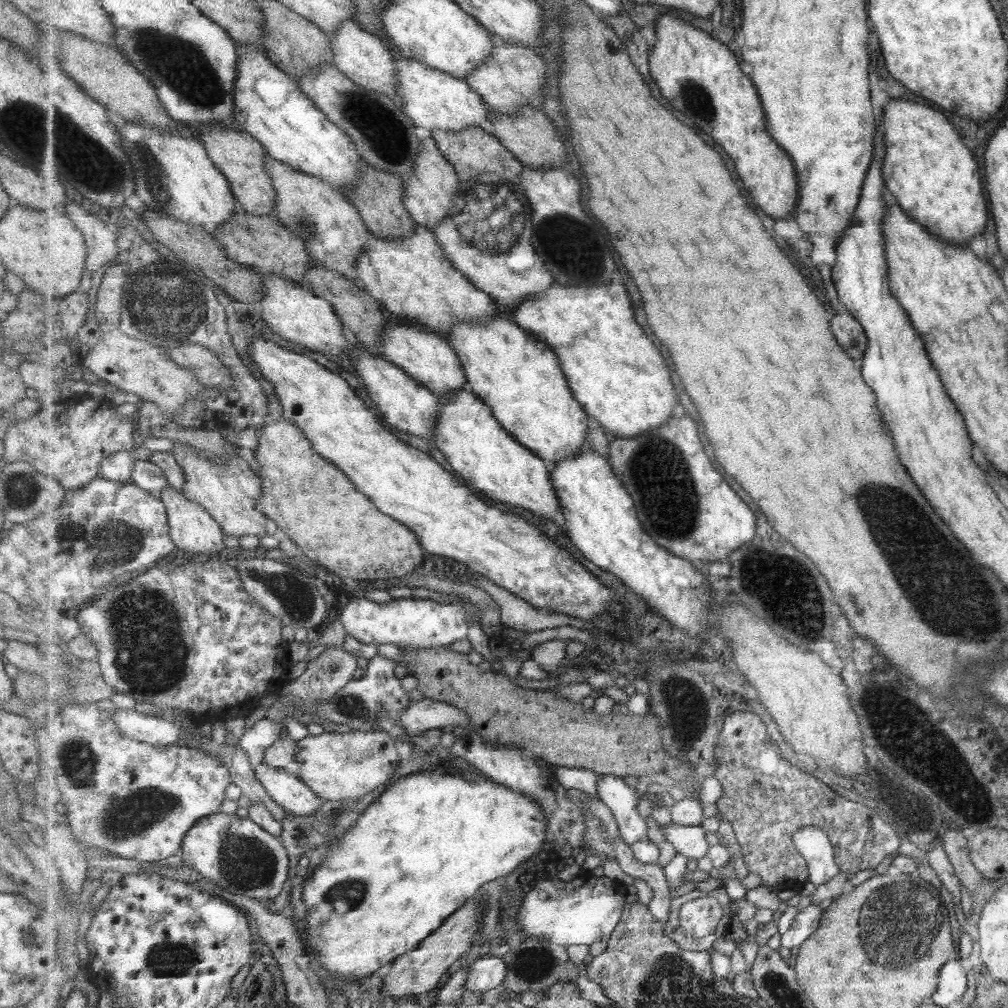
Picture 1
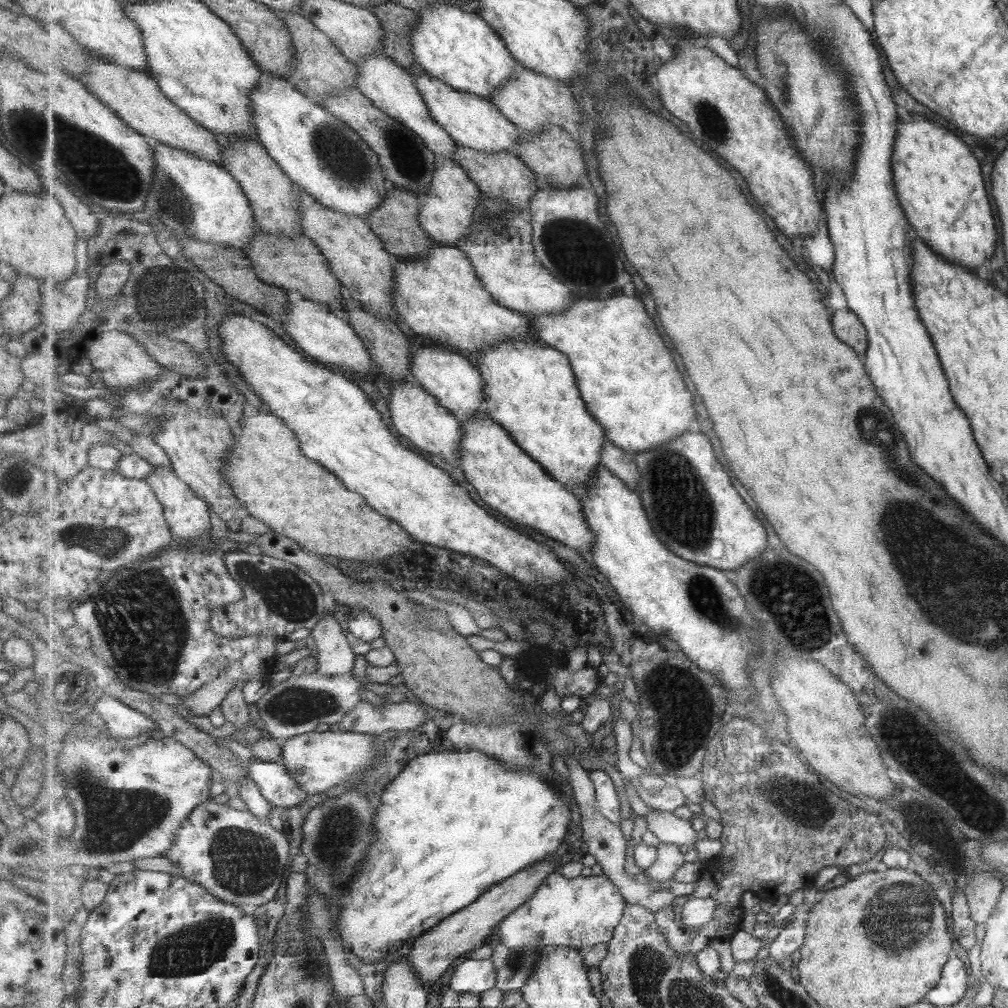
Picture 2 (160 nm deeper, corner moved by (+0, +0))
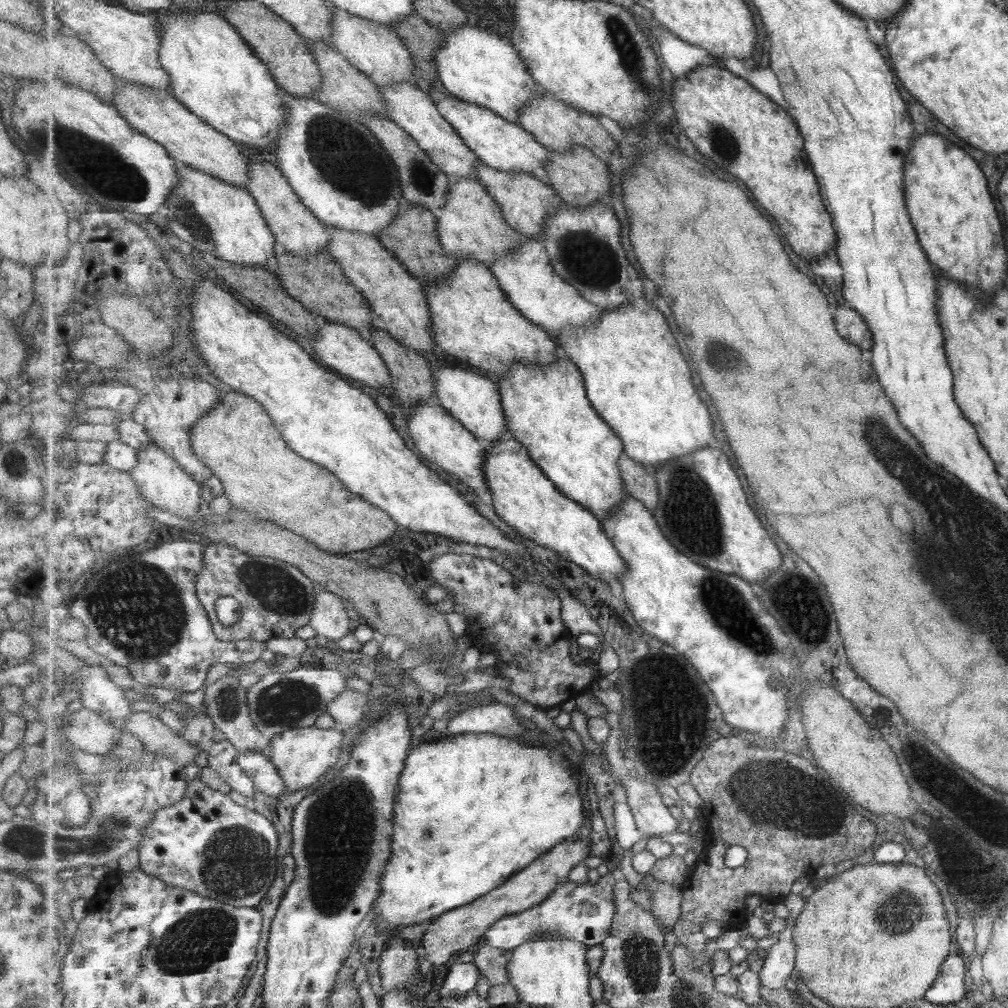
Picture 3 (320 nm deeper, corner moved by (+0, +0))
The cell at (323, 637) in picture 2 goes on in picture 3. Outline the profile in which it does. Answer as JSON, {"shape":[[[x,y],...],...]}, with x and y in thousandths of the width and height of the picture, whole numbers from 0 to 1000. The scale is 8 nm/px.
{"shape":[[[314,583],[313,601],[308,619],[316,631],[334,637],[348,625],[345,602],[339,591]]]}

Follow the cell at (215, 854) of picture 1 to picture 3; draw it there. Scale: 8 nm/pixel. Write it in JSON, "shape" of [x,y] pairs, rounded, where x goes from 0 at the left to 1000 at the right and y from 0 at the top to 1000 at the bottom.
{"shape":[[[197,773],[188,775],[183,794],[162,802],[151,812],[152,817],[144,821],[144,835],[137,846],[138,862],[146,868],[167,875],[186,884],[207,891],[215,891],[229,900],[254,900],[269,885],[271,876],[278,869],[279,848],[275,847],[277,829],[269,813],[252,804],[245,804],[229,794],[229,790],[211,784]]]}

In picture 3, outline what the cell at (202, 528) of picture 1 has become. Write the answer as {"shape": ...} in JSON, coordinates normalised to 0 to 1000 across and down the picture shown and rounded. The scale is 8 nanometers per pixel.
{"shape":[[[152,440],[137,446],[136,462],[131,464],[129,469],[134,474],[136,483],[140,484],[140,491],[144,492],[152,502],[184,515],[196,508],[200,496],[198,478],[195,478],[190,470],[184,468],[183,463],[158,441]]]}

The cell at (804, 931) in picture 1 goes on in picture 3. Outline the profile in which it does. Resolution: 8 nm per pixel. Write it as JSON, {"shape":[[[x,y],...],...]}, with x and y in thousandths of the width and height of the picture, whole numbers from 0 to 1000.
{"shape":[[[779,927],[763,940],[759,954],[754,965],[758,979],[765,982],[777,980],[790,962],[790,937],[786,928]]]}

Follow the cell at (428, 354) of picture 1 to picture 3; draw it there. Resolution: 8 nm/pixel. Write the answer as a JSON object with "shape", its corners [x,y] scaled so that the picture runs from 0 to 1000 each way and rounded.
{"shape":[[[437,364],[432,366],[433,400],[441,404],[451,415],[455,416],[465,428],[476,436],[492,440],[506,432],[503,418],[501,417],[498,391],[495,381],[487,379],[482,373],[475,373],[464,366]]]}

